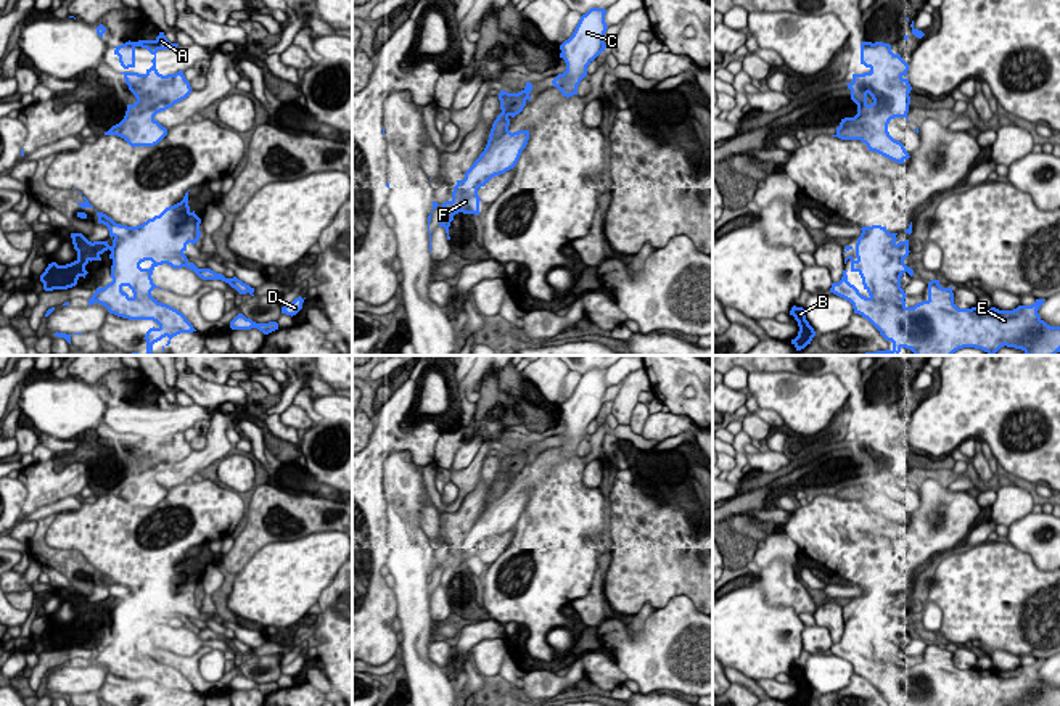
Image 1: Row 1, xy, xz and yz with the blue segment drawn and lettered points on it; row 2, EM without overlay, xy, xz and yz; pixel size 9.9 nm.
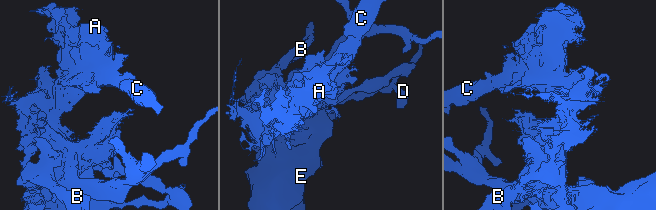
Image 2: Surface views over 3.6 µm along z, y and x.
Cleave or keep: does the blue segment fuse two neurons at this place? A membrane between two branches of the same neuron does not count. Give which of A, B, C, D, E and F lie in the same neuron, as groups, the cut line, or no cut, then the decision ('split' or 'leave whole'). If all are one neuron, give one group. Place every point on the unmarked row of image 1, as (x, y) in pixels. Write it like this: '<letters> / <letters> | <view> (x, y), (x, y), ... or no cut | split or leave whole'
A B D E F / C | xz (510, 492), (489, 517), (489, 531), (494, 536) | split

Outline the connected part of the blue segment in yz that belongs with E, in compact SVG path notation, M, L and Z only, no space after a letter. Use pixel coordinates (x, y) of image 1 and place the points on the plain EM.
M872 585L862 587L862 593L857 598L854 606L856 621L853 616L844 619L851 621L851 632L857 632L862 638L864 650L869 656L862 656L859 650L848 642L848 630L843 630L843 637L838 643L832 643L830 653L849 661L853 664L854 674L867 679L886 700L891 701L893 706L1060 706L1060 687L1047 685L1037 674L1039 667L1046 659L1036 659L1031 666L1018 666L1013 671L999 671L996 667L991 669L959 669L954 664L954 653L951 648L943 648L939 640L931 640L928 643L928 659L915 664L914 667L906 666L906 653L901 648L901 637L907 632L910 637L914 630L904 624L904 619L909 616L909 600L894 603L898 593L889 593L886 587Z

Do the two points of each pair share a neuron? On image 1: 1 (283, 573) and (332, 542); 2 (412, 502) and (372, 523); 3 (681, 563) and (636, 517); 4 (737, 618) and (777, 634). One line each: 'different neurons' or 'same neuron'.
1: same neuron
2: different neurons
3: same neuron
4: same neuron

